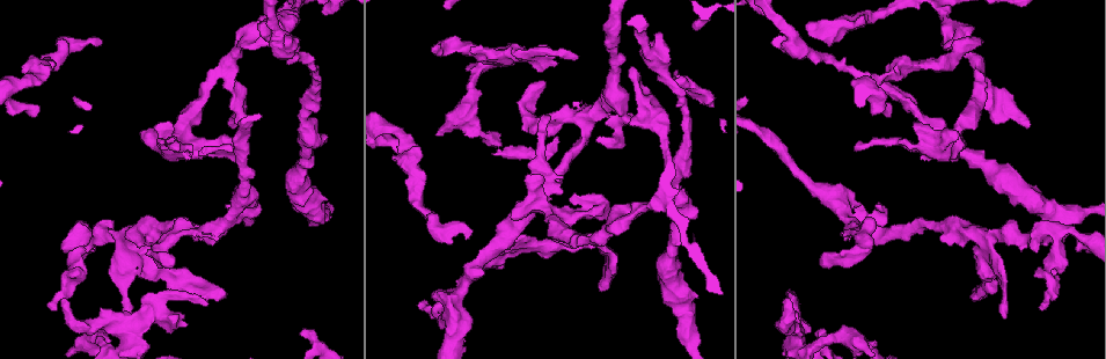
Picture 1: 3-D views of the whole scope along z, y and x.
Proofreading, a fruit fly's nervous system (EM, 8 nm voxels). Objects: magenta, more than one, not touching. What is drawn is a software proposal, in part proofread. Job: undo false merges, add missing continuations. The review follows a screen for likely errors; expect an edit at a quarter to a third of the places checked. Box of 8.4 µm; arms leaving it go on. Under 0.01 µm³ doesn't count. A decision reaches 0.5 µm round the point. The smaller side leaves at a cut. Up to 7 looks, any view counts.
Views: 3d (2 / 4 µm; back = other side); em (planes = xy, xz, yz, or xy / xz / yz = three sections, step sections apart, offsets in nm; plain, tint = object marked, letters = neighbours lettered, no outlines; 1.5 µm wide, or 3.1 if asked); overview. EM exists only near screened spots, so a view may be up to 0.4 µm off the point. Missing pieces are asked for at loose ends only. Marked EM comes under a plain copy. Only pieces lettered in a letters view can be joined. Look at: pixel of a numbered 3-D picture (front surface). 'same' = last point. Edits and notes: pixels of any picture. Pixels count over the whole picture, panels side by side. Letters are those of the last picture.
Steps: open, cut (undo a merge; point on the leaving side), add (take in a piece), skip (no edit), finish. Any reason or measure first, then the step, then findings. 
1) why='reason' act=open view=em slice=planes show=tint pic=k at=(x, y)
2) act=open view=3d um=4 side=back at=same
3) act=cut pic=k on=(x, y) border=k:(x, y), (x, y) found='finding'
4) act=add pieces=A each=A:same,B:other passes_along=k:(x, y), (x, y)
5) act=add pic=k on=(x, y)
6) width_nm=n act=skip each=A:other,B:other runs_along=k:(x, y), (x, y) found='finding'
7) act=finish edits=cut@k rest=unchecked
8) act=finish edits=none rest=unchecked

why='free end' act=open view=3d um=2 pic=1 at=(433, 48)

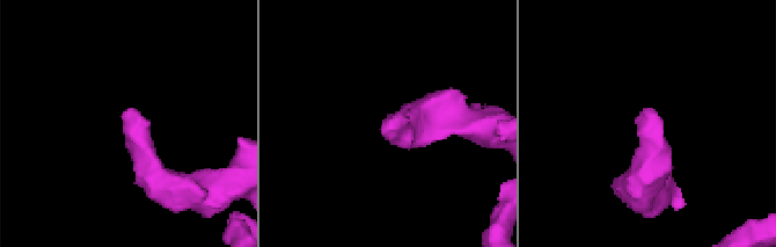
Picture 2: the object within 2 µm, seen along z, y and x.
why='shape alone is not enough' act=open view=em slice=xz step=8 show=tint pic=2 at=(389, 130)

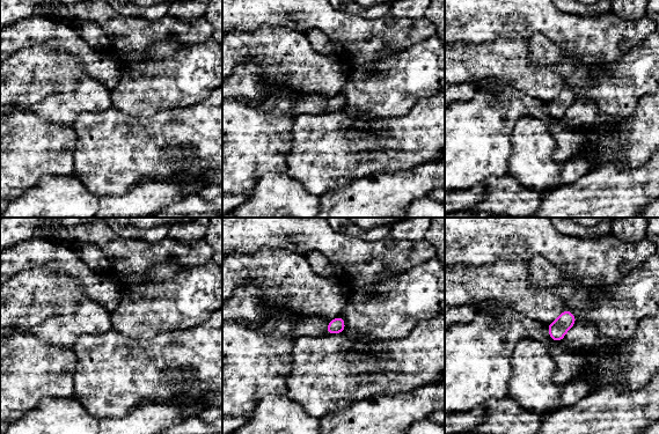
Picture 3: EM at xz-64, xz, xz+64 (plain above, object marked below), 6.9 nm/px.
why='cut it another way' act=open view=em slice=xy step=8 show=letters at=same

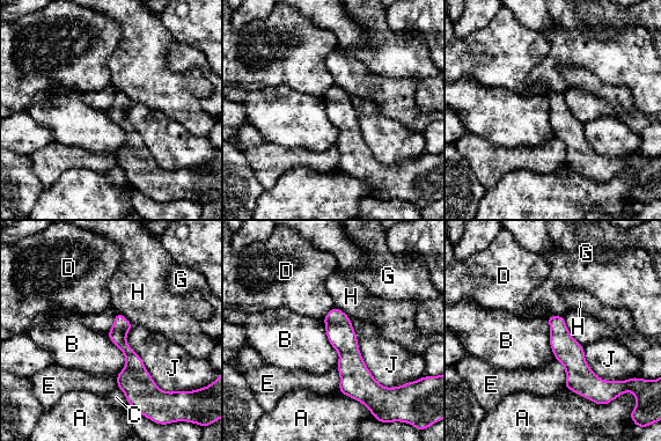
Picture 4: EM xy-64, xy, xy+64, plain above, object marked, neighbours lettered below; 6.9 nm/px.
width_nm=120 longest_contact=J:500nm act=skip each=A:other,B:other,C:other,D:other,E:other,G:other,H:other,J:other found='no lettered piece goes on from it'

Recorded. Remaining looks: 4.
why='free end' act=open view=3d um=4 pic=1 at=(259, 15)

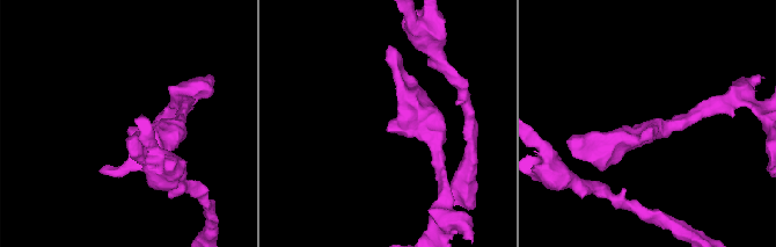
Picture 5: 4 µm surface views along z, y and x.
why='need the tissue' act=open view=em slice=xz step=8 show=letters pic=5 at=(129, 129)

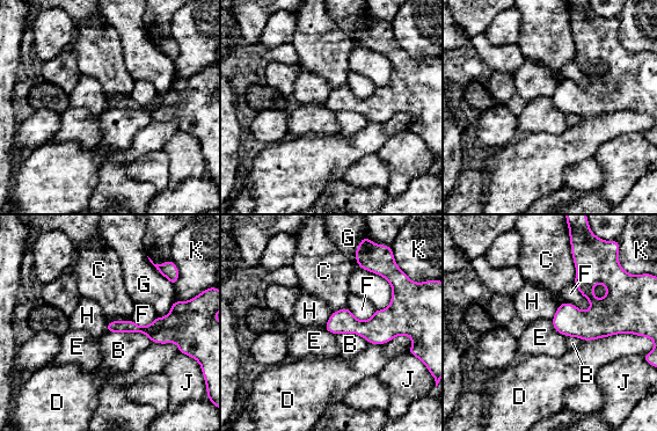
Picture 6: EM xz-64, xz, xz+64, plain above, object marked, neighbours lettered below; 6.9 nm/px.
why='cut it another way' act=open view=em slice=planes show=letters at=same

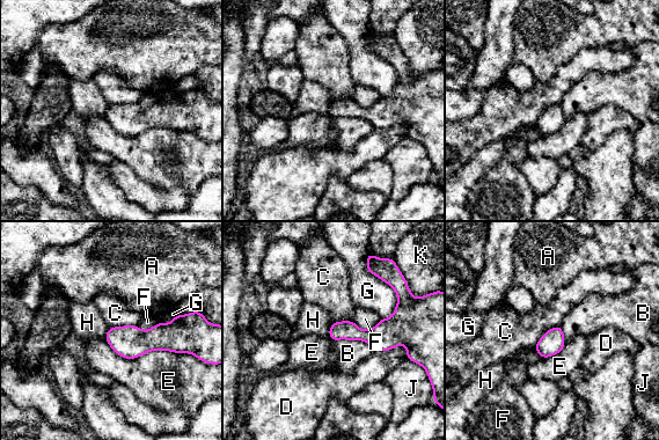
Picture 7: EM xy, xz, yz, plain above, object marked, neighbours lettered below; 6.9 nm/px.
width_nm=140 act=skip each=A:other,B:other,C:other,D:other,E:other,F:other,G:other,H:other,J:other,K:other found='no lettered piece goes on from it'

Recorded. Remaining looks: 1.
act=finish edits=none rest=unchecked

